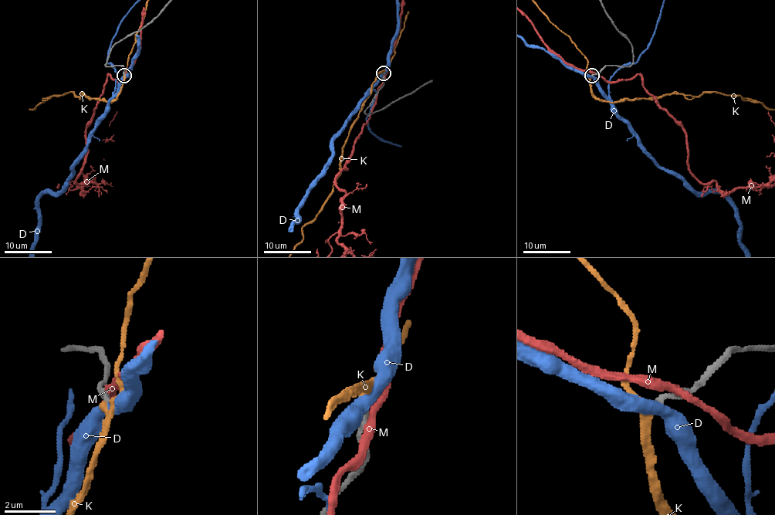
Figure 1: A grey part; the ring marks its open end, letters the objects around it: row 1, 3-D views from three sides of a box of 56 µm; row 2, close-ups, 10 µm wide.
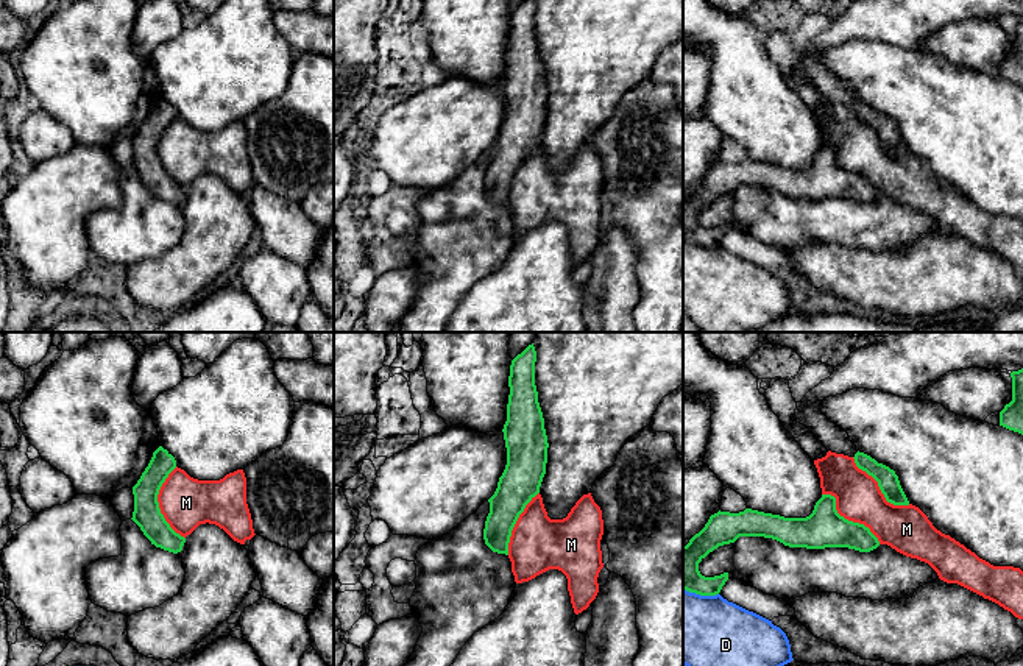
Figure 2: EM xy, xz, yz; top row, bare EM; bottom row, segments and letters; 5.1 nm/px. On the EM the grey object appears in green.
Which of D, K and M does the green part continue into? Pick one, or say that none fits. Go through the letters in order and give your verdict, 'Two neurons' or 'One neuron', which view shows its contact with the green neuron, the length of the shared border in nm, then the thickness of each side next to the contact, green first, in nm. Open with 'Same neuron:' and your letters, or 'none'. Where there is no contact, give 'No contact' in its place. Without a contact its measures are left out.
Same neuron: K
D: Two neurons. Touches green in yz. Shared border 190 nm. Thickness 160 nm (green) against 420 nm
K: One neuron. No contact
M: Two neurons. Touches green in xy. Shared border 380 nm. Thickness 150 nm (green) against 260 nm

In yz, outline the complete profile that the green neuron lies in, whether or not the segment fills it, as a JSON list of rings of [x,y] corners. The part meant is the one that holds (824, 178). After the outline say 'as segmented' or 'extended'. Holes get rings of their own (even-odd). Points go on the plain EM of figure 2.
[[[822,145],[806,168],[784,168],[745,159],[739,164],[717,162],[705,178],[683,197],[683,240],[700,246],[716,246],[728,231],[728,223],[705,228],[699,214],[714,200],[735,193],[739,187],[772,189],[789,198],[848,198],[870,203],[880,197],[869,178],[841,167],[836,148]]]; as segmented

